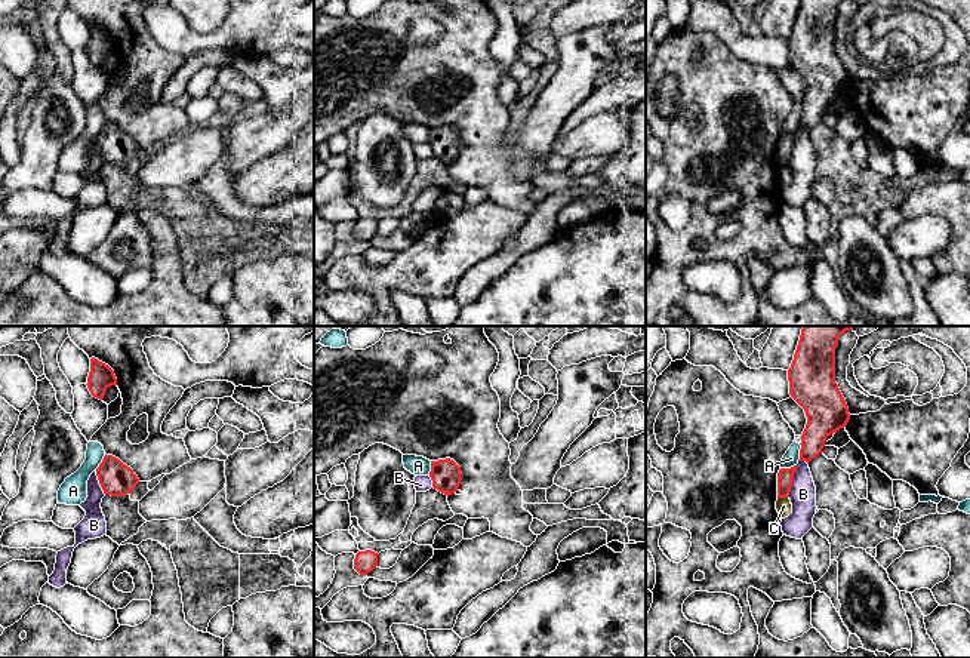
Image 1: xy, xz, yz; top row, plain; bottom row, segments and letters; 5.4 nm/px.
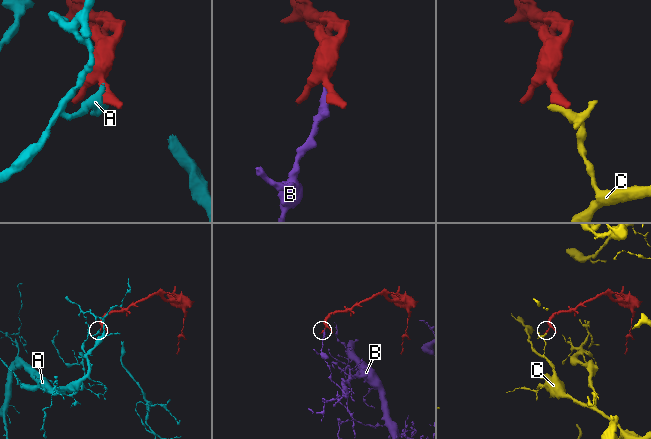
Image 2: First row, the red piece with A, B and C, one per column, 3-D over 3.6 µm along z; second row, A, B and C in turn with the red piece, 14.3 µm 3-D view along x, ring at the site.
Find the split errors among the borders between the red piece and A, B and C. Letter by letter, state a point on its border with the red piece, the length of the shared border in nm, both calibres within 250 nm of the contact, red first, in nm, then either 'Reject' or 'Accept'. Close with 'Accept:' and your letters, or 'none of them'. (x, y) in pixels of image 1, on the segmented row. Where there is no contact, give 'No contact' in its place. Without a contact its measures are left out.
A: Touches red at xy (101, 463). Shared border 110 nm. Thickness 190 nm (red) against 150 nm. Reject
B: Touches red at yz (791, 482). Shared border 190 nm. Thickness 90 nm (red) against 140 nm. Reject
C: Touches red at yz (782, 497). Shared border 60 nm. Thickness 90 nm (red) against 90 nm. Reject
Accept: none of them

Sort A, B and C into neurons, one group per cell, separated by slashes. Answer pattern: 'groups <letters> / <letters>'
groups A / B / C

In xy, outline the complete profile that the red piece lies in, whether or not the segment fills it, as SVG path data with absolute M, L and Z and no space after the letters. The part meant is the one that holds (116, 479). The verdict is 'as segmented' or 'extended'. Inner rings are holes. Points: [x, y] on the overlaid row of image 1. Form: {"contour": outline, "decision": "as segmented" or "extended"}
{"contour": "M107 453L96 468L96 476L104 494L111 496L127 495L139 483L138 476L130 467L123 464L118 458Z", "decision": "as segmented"}

